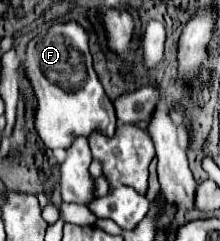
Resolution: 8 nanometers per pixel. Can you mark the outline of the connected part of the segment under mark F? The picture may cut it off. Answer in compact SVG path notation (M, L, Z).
M75 21L51 25L45 33L27 45L27 77L33 85L37 117L35 127L49 149L69 149L77 137L89 139L93 133L113 137L117 133L117 115L113 101L105 95L89 53L89 37Z

